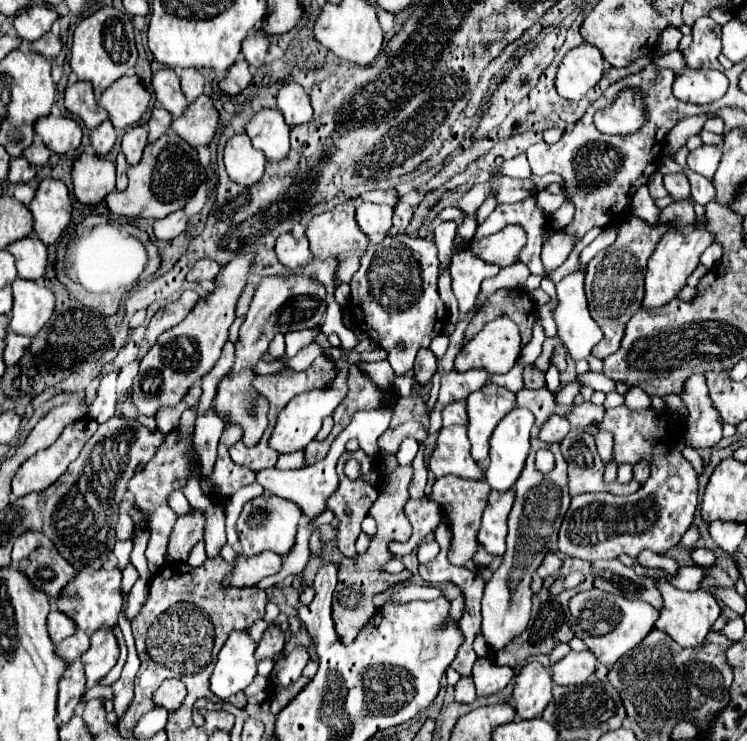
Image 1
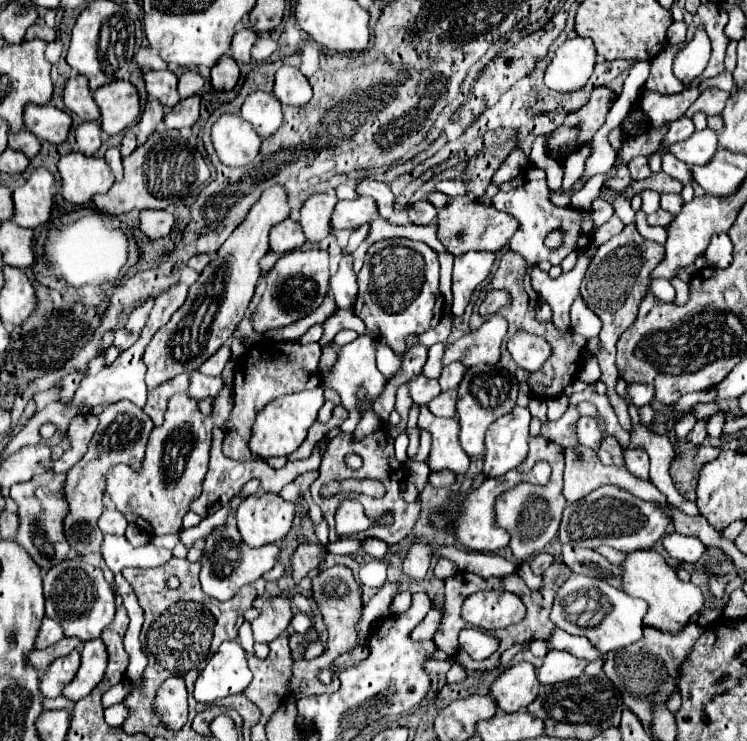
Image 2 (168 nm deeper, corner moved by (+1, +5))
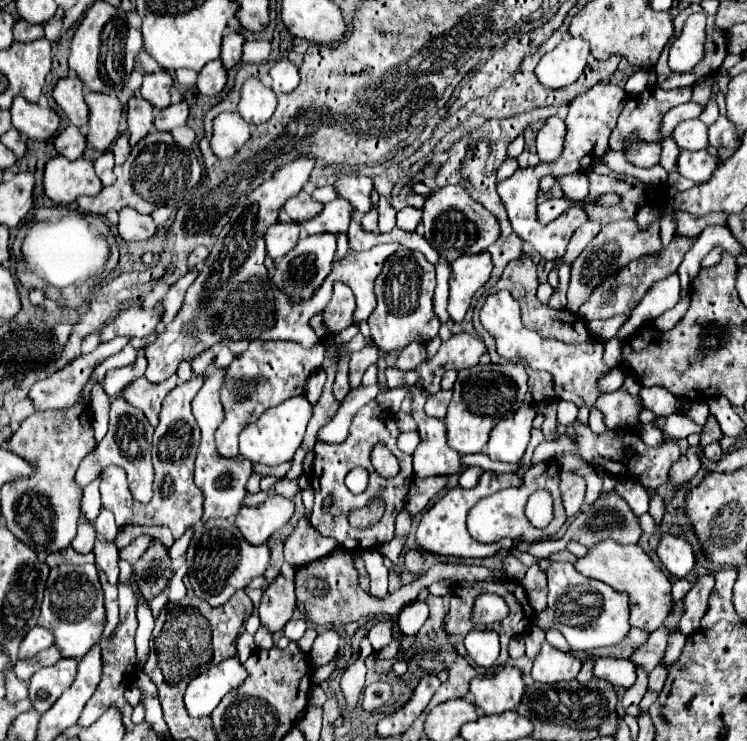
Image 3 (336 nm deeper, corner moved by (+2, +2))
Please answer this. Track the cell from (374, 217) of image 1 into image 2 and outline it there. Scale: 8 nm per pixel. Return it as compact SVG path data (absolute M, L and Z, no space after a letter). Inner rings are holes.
M359 197L355 201L339 201L333 213L333 229L357 229L379 217L377 203L371 197Z

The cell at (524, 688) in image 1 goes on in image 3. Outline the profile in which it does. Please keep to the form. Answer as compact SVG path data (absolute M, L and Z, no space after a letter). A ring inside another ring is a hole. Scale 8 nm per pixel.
M504 666L494 676L472 678L470 694L478 710L482 714L502 714L506 710L514 710L524 696L522 674L514 666Z

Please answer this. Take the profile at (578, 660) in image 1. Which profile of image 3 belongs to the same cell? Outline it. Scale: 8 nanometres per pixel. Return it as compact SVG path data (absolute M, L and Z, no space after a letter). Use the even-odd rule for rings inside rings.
M542 642L540 652L534 658L532 666L532 678L536 682L562 682L562 680L574 680L580 672L582 662L570 654L564 654L562 650L554 648L548 642Z

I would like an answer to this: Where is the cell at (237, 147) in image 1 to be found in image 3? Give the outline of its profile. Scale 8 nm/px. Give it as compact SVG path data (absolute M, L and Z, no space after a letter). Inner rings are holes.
M222 112L214 118L214 134L210 140L218 158L232 158L240 146L250 138L250 126L238 112Z

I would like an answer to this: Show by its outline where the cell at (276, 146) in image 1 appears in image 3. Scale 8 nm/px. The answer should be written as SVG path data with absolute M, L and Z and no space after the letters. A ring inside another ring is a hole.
M248 78L240 90L238 114L252 126L266 122L276 110L276 94L258 78Z

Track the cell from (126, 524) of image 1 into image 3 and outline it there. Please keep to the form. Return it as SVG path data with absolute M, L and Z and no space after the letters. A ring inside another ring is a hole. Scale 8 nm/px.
M100 510L100 514L98 514L98 518L96 518L96 522L94 522L94 528L96 528L96 532L100 532L100 534L104 534L106 536L106 540L114 540L116 538L116 534L118 534L118 526L114 524L114 518L112 518L112 512L110 510Z

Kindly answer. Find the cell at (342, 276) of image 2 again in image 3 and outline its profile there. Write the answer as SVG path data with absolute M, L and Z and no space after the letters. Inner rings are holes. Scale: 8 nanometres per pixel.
M352 216L352 222L350 222L350 228L348 228L348 242L350 242L350 248L352 250L370 250L372 246L376 246L380 240L380 234L372 234L372 232L366 232L360 222Z

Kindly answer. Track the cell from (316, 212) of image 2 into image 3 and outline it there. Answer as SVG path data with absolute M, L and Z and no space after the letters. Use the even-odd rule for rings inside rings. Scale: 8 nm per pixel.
M304 190L296 196L292 196L286 204L284 204L284 212L292 218L292 220L308 220L314 218L320 212L320 202L312 200Z

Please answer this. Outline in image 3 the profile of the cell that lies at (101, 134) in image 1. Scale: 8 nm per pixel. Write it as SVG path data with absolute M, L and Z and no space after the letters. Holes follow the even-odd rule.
M70 124L62 132L58 132L58 136L54 138L54 148L58 150L58 154L76 160L82 156L86 148L86 136L76 126Z

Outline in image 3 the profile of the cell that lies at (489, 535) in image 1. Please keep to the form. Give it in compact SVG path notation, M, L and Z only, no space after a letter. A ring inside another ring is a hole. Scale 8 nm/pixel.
M492 470L484 472L478 480L478 484L470 490L456 486L450 488L430 510L426 510L426 514L422 516L418 530L416 530L416 544L422 552L428 554L438 554L438 556L458 556L458 558L486 558L486 556L494 556L500 550L510 550L512 548L512 540L500 540L496 544L482 544L476 542L468 530L466 530L466 516L468 510L484 496L490 496L494 492L500 492L504 488L512 488L512 486L520 486L522 480L516 474L496 474Z

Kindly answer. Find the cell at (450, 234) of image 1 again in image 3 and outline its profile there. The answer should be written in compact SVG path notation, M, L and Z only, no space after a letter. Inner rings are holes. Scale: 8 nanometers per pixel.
M384 196L378 201L378 227L380 232L389 232L396 226L396 211Z

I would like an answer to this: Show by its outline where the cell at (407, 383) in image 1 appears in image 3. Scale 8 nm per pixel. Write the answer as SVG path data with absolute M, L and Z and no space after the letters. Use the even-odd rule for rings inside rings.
M454 334L450 340L442 342L440 350L430 360L424 360L420 366L420 376L424 380L424 388L434 394L438 392L440 378L446 370L460 371L478 364L480 356L486 352L486 346L480 338L470 334Z

